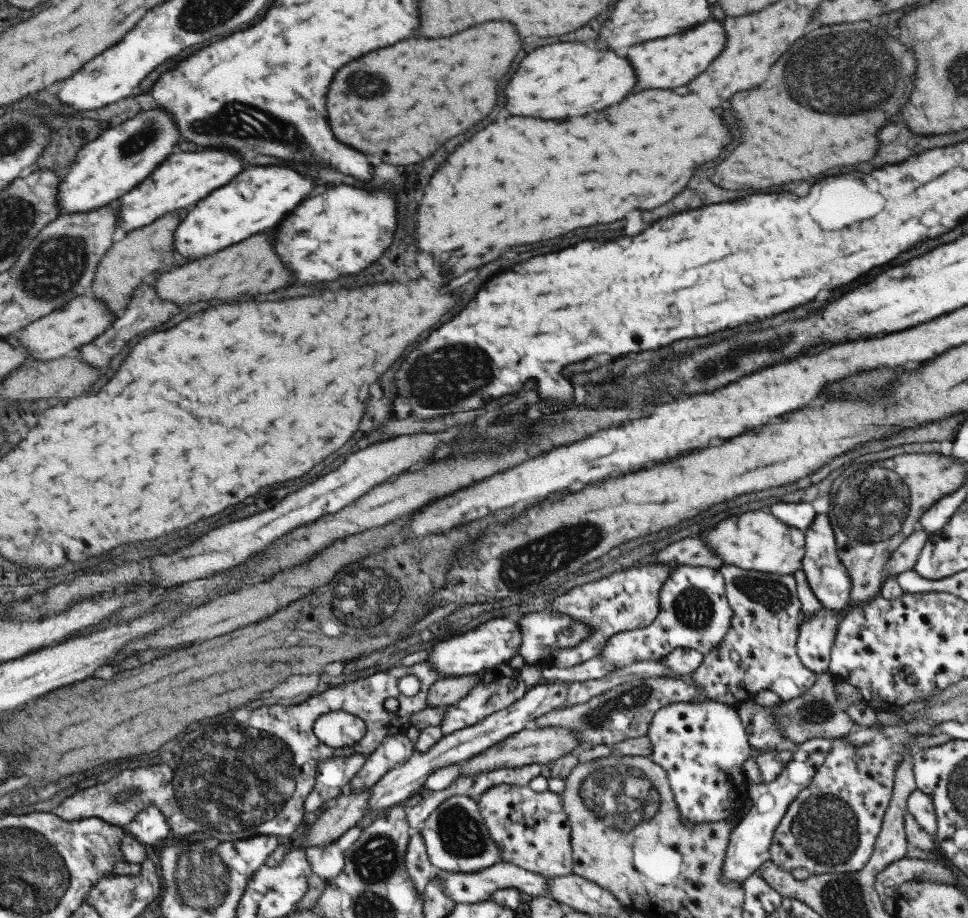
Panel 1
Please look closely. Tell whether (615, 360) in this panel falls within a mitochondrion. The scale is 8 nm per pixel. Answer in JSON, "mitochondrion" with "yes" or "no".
{"mitochondrion":"no"}

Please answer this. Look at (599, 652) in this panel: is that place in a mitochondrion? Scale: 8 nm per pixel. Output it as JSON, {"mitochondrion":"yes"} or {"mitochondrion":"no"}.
{"mitochondrion":"no"}

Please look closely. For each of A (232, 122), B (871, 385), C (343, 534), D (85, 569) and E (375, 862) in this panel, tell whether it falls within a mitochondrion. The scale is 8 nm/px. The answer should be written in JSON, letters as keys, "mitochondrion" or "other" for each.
{"A":"mitochondrion","B":"mitochondrion","C":"other","D":"other","E":"mitochondrion"}

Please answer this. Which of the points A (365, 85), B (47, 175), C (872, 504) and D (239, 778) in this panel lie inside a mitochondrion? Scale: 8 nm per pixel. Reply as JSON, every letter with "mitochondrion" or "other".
{"A":"mitochondrion","B":"other","C":"mitochondrion","D":"mitochondrion"}

